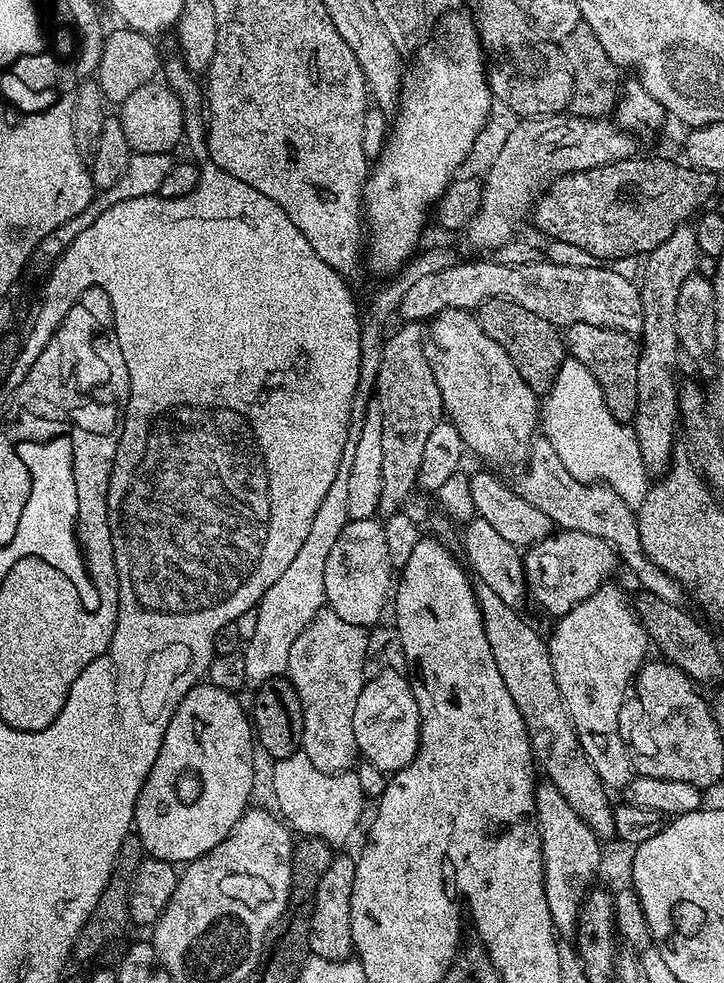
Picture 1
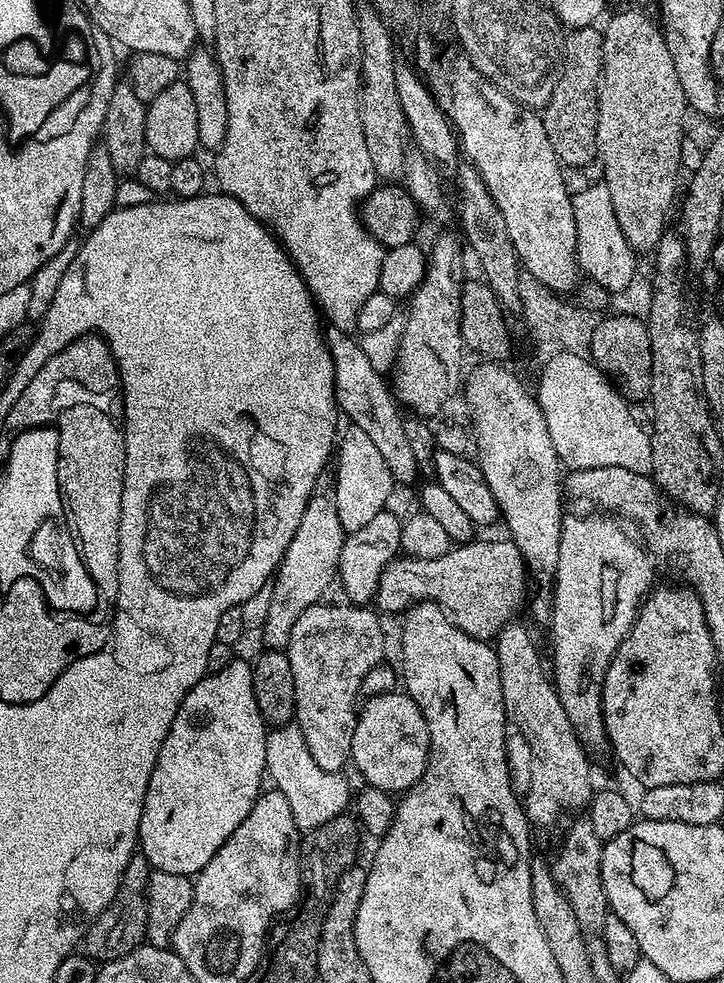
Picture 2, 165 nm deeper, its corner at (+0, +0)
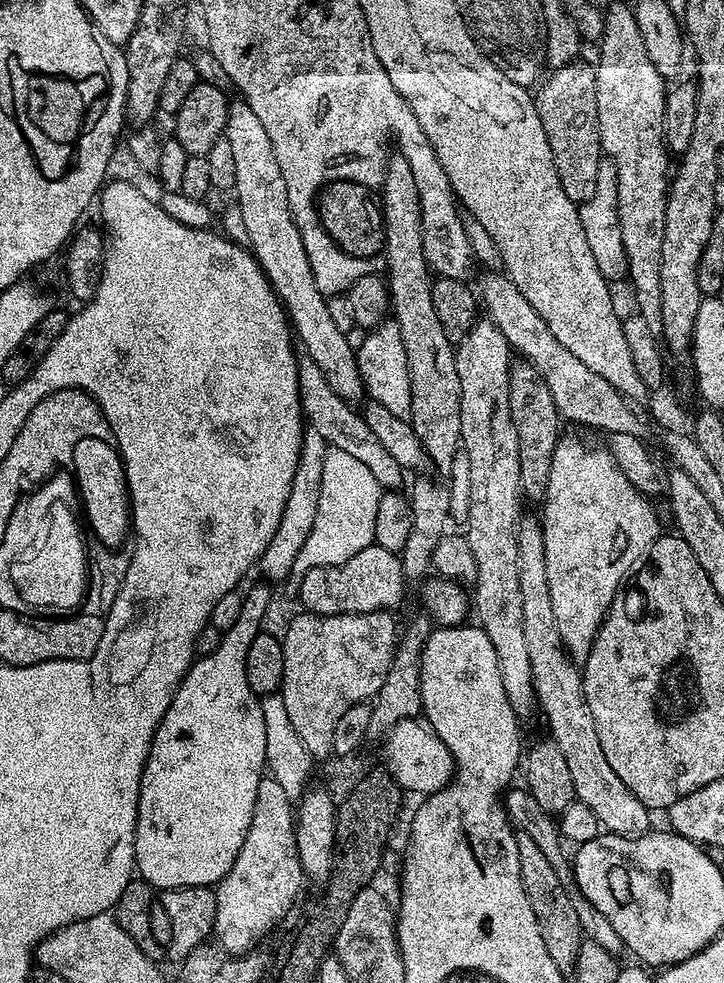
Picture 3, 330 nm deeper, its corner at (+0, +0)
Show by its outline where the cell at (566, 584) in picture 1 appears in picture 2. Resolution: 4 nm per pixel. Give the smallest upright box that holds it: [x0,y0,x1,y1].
[374,538,530,642]

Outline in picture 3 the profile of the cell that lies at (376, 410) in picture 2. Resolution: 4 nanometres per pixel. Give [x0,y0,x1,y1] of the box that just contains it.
[223,98,365,402]

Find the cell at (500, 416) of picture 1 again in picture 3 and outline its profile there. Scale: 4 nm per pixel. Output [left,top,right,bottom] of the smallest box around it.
[516,519,650,836]

